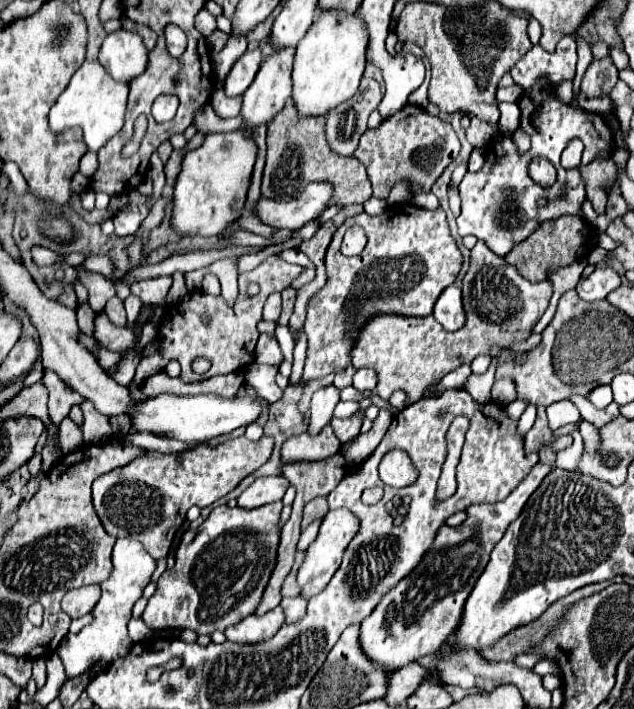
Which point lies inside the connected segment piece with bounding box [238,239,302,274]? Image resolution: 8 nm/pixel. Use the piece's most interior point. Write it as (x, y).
(247, 262)

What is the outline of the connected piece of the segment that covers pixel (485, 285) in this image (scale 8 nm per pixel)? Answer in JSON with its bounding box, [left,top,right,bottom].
[350,242,550,404]

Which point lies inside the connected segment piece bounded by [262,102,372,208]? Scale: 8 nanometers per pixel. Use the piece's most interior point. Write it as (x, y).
(298, 154)

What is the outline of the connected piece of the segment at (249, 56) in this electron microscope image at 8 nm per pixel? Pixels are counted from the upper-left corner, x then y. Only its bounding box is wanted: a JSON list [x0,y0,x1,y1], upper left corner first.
[224,50,262,96]

